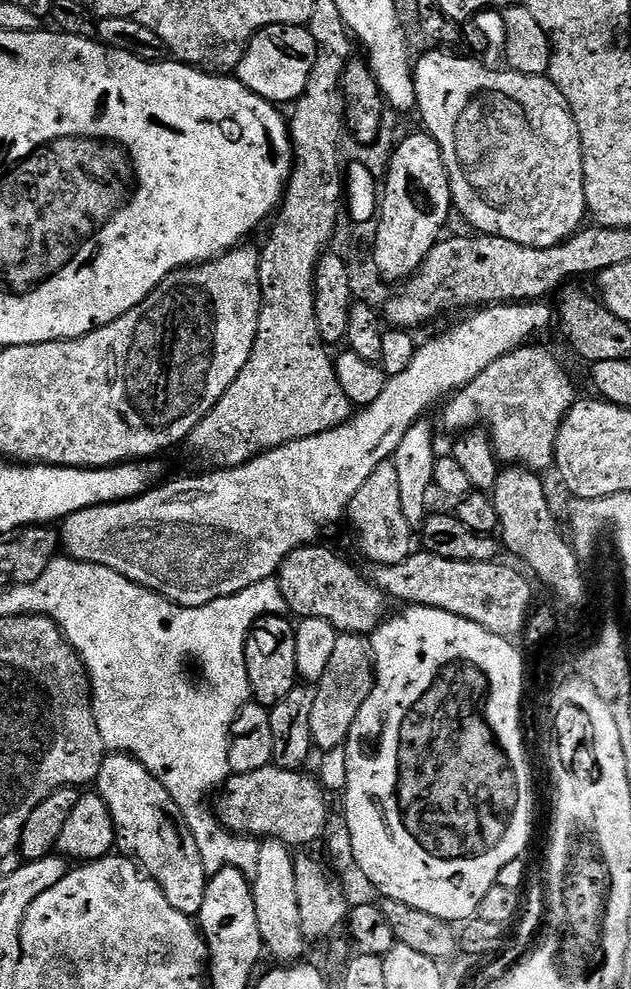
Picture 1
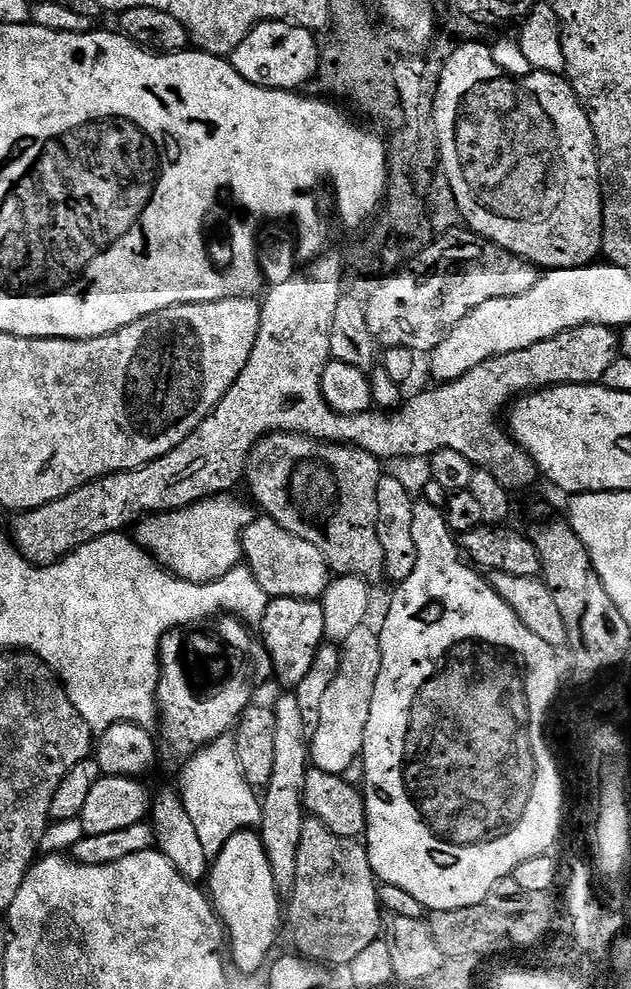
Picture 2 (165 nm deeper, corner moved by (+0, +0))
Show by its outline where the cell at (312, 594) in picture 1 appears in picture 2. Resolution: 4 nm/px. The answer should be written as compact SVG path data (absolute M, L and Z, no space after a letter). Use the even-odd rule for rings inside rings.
M271 518L259 519L260 520L254 521L253 524L252 521L245 523L243 533L240 537L243 563L254 574L258 586L262 586L262 590L268 597L277 600L284 598L316 600L318 596L318 588L316 592L316 560L319 561L321 559L318 546L314 546L294 534L290 534L281 524L277 524L276 521Z

